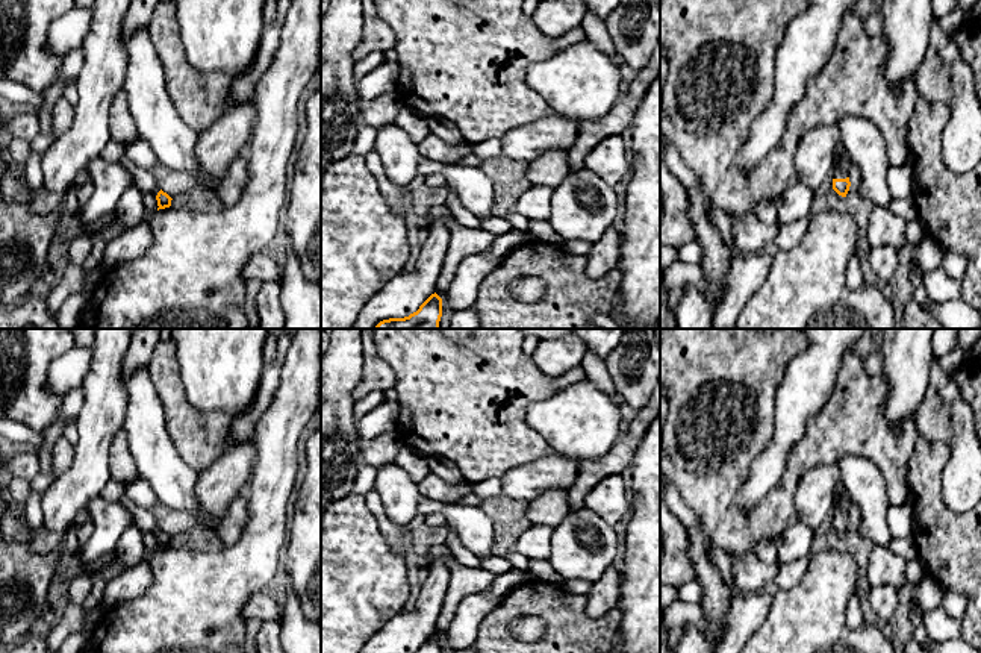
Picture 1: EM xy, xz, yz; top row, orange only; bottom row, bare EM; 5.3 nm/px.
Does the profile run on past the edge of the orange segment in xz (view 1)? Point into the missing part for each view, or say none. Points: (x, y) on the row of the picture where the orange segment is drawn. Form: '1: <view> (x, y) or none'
1: none

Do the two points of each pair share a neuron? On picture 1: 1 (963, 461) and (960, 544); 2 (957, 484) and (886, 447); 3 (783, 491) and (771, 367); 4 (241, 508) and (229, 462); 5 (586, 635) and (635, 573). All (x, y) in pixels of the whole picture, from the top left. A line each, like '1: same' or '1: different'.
1: different
2: different
3: same
4: different
5: different

